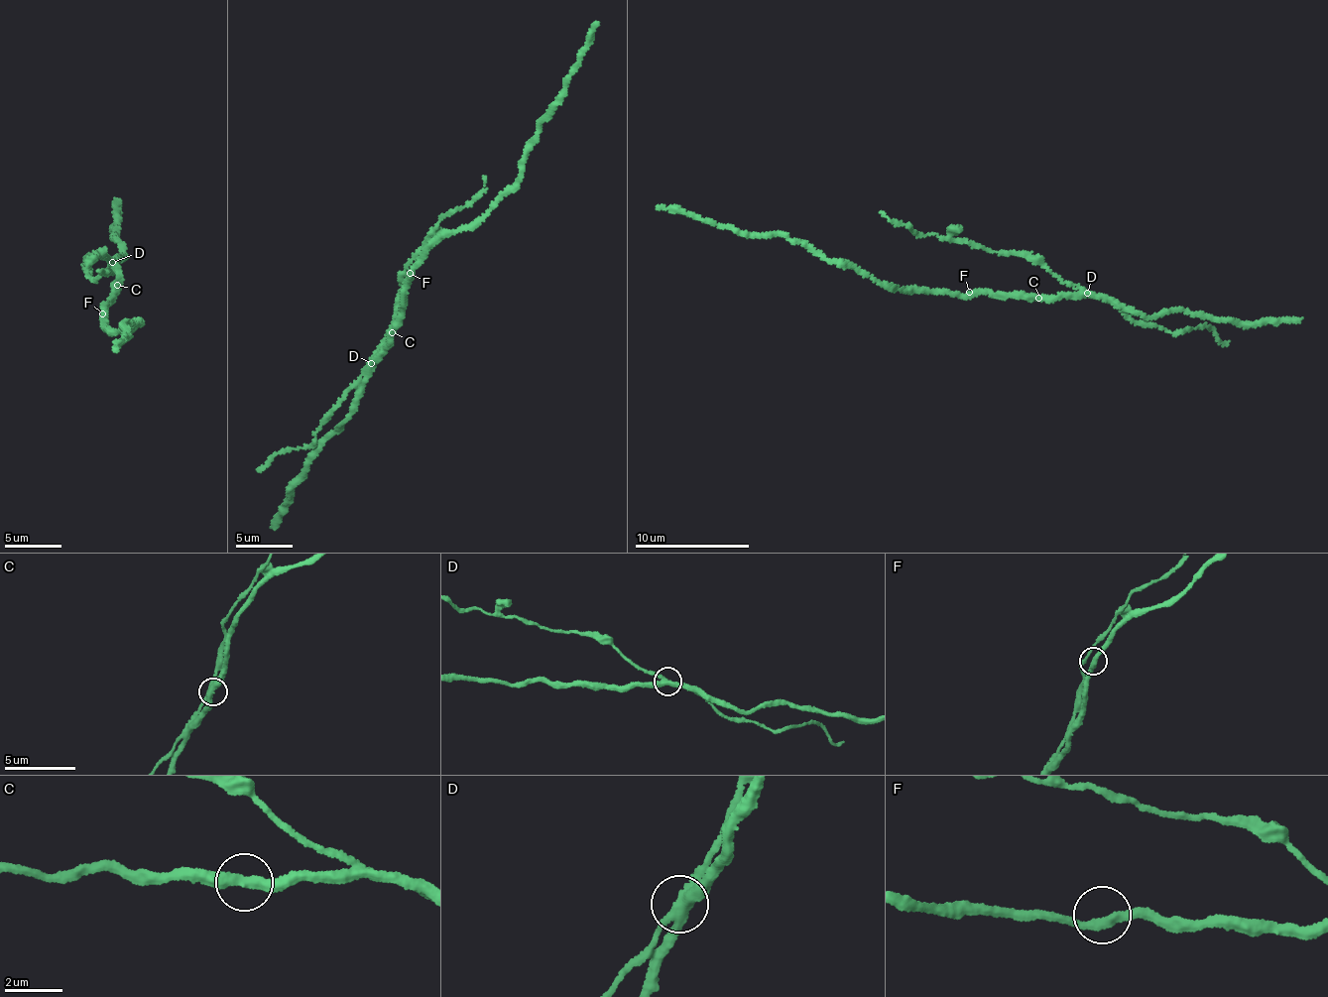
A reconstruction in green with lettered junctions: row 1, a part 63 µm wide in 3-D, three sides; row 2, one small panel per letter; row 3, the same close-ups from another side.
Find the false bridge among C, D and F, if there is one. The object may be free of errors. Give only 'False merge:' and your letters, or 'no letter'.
False merge: D

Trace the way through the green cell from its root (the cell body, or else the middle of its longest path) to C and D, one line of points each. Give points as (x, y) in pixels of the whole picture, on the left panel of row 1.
C: (106, 315), (106, 305), (120, 290), (117, 285)
D: (106, 315), (106, 305), (116, 298), (120, 290), (118, 284), (123, 280), (113, 263)

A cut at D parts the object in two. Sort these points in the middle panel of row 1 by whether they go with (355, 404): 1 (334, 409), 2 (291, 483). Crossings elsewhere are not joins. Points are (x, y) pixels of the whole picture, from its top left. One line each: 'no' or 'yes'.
1: no
2: yes

